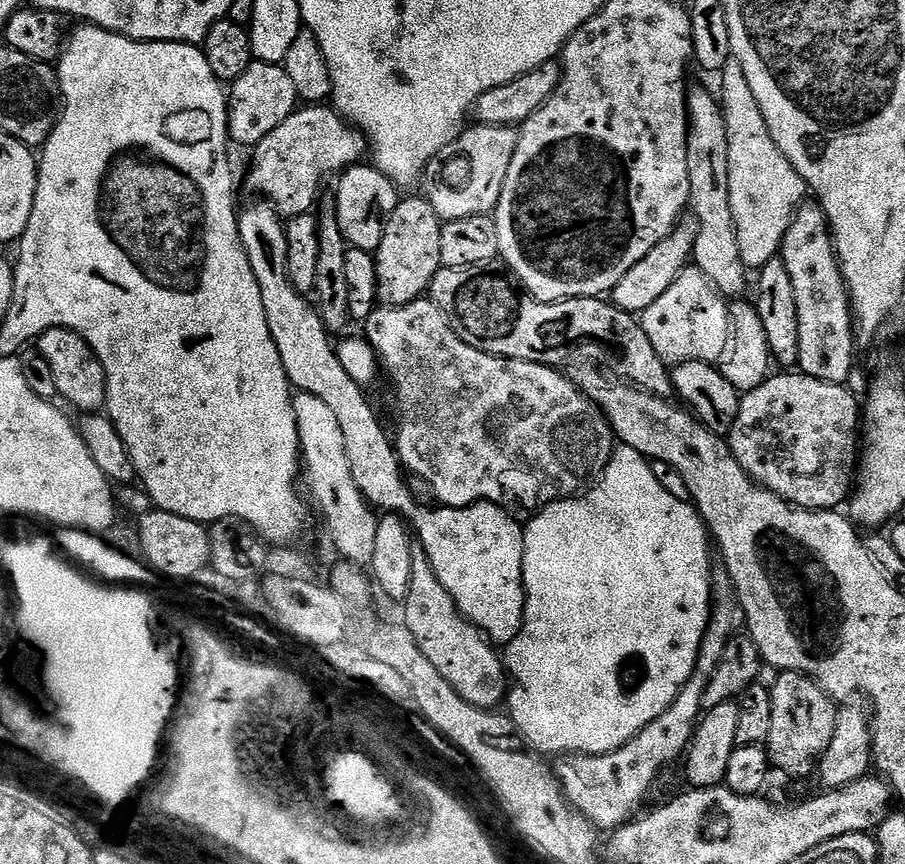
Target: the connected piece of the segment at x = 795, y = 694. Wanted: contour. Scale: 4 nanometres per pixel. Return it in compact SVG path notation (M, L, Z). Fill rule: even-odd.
M780 672L776 681L771 681L770 691L774 702L774 718L770 721L770 738L767 742L768 759L771 767L788 776L808 776L817 771L820 755L830 746L830 738L834 738L836 717L838 715L837 701L827 696L816 681L801 672Z

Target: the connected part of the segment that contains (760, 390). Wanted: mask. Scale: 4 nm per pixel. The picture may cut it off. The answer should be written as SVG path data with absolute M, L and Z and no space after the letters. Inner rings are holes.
M784 370L779 373L769 375L768 379L762 382L757 389L743 393L740 397L740 409L738 410L738 418L734 422L732 431L728 433L726 439L734 458L738 458L738 462L742 466L742 470L746 470L746 474L751 476L761 488L770 490L774 494L778 494L787 504L791 504L797 508L811 508L813 510L836 510L841 506L840 503L847 501L854 491L854 477L858 472L858 445L862 440L862 404L858 396L851 392L847 384L835 384L834 382L826 382L819 380L813 376L806 376L799 370Z

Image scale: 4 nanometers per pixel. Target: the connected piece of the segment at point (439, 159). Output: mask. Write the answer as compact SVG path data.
M477 123L476 128L465 127L453 144L447 144L428 164L422 173L423 195L431 202L441 221L461 220L471 216L487 216L495 213L506 186L506 174L510 174L510 162L514 162L520 133L516 128Z

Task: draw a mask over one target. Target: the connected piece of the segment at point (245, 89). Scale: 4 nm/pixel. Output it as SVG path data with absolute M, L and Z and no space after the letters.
M255 61L248 67L246 74L231 81L228 101L228 135L240 144L255 146L270 134L298 107L298 97L290 74L286 74L283 63L267 64Z

